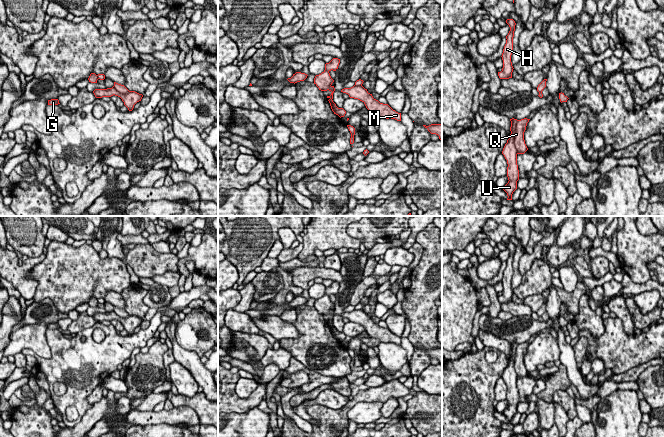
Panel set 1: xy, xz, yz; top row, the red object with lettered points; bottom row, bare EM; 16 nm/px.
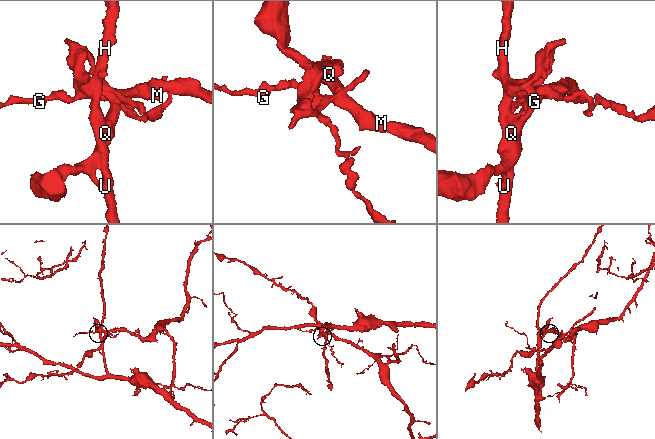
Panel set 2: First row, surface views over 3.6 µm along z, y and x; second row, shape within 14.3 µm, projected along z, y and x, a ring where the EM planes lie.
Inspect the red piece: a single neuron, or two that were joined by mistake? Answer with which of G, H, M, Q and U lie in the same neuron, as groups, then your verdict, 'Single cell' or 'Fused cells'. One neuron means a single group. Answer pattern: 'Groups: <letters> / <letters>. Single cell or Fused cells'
Groups: G H U / M Q. Fused cells

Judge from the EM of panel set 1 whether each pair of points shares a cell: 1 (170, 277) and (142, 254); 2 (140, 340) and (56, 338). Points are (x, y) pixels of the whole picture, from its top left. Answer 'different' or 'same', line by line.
1: different
2: same

